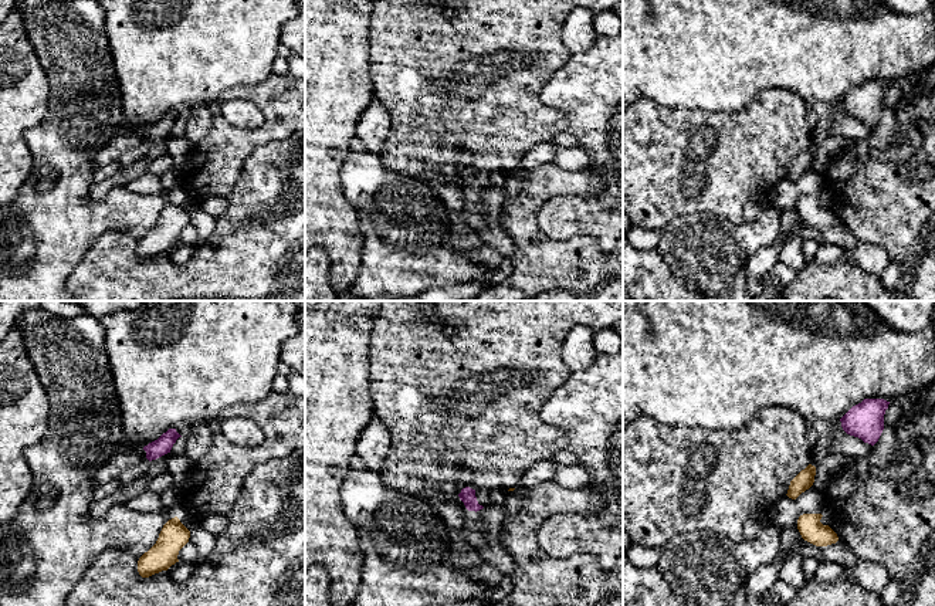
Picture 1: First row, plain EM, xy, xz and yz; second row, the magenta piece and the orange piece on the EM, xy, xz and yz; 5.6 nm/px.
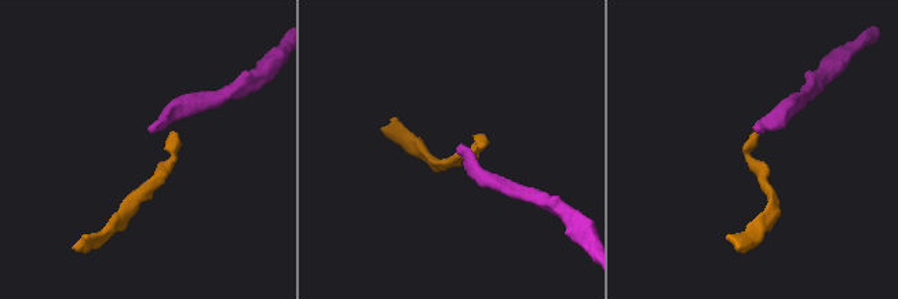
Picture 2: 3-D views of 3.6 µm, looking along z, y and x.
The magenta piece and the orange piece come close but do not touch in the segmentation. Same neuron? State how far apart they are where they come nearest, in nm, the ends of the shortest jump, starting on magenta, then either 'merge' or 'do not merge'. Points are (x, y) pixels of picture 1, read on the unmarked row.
260 nm | yz (846, 114), (813, 148) | do not merge

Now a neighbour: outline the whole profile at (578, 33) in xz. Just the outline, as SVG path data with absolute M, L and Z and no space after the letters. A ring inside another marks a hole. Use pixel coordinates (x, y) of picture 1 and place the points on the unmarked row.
M576 9L565 21L562 30L563 44L572 54L590 48L599 34L593 26L594 11Z

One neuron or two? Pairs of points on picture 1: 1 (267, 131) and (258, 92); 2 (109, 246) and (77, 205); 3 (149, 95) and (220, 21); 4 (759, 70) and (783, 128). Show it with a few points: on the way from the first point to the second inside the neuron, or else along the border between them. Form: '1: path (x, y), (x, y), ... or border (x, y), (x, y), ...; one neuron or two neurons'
1: path (270, 121), (268, 102); one neuron
2: border (135, 236), (126, 232), (105, 232), (80, 261); two neurons
3: path (165, 77), (202, 40); one neuron
4: border (800, 97), (788, 90), (762, 88), (741, 108); two neurons

